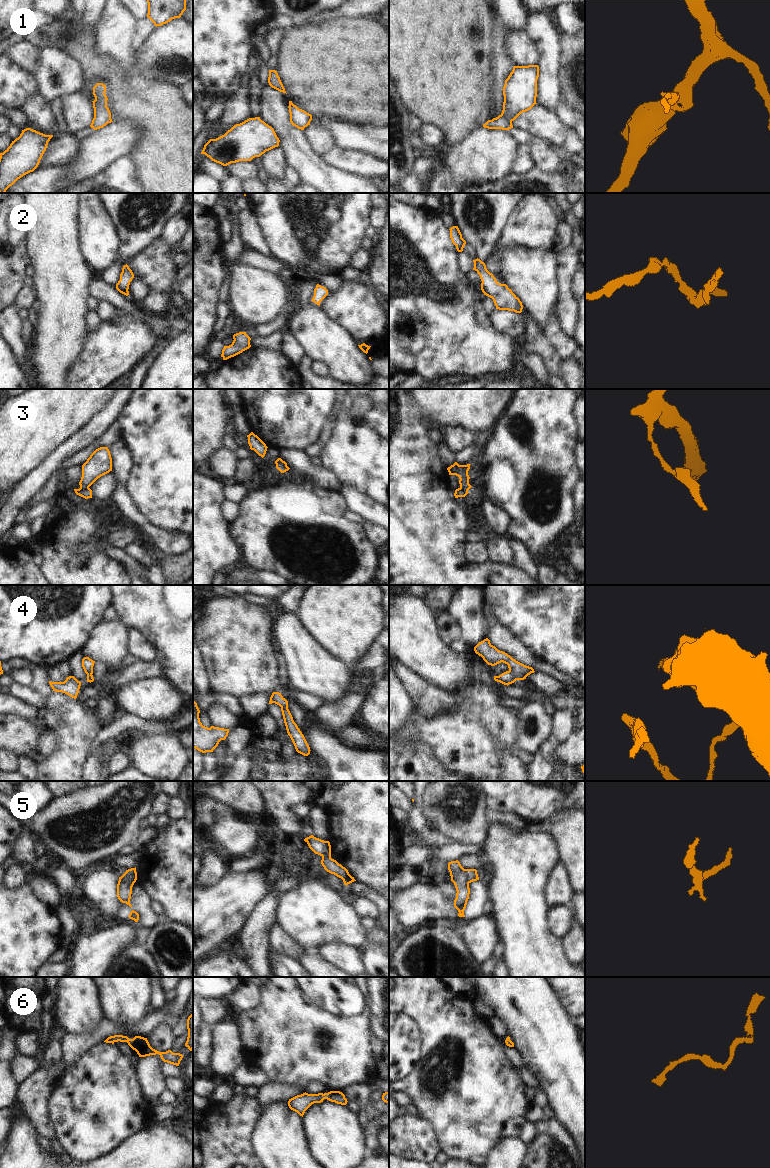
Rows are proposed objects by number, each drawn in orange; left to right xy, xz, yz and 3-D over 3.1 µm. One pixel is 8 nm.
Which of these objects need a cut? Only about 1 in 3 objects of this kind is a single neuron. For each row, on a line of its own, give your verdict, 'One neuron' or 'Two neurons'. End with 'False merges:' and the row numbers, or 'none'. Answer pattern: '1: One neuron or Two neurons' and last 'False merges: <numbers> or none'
1: One neuron
2: One neuron
3: Two neurons
4: Two neurons
5: Two neurons
6: One neuron
False merges: 3, 4, 5.

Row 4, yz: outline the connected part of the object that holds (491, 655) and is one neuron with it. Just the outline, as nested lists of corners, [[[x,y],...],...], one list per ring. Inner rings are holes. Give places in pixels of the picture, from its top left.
[[[488,638],[479,642],[474,647],[474,651],[481,656],[488,665],[495,666],[501,662],[507,664],[509,671],[514,674],[516,680],[524,680],[528,675],[535,672],[532,667],[526,666],[513,659],[507,653],[498,650],[490,643]]]

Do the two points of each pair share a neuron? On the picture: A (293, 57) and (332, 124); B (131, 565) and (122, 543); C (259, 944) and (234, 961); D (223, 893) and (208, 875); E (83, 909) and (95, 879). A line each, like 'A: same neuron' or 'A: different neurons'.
A: different neurons
B: different neurons
C: different neurons
D: different neurons
E: different neurons

